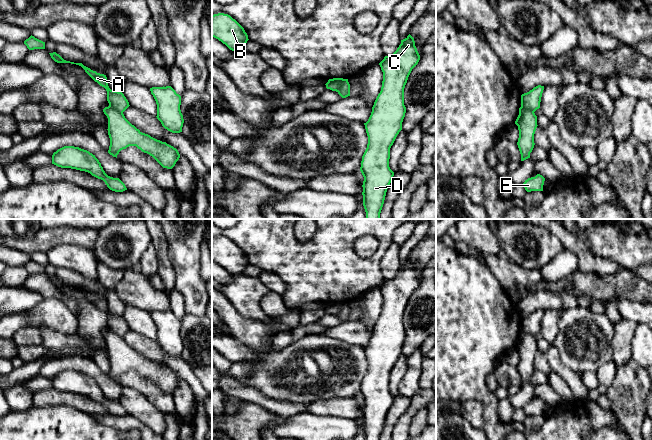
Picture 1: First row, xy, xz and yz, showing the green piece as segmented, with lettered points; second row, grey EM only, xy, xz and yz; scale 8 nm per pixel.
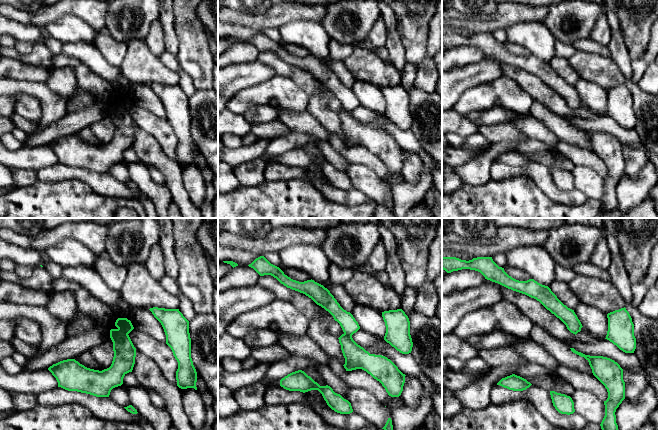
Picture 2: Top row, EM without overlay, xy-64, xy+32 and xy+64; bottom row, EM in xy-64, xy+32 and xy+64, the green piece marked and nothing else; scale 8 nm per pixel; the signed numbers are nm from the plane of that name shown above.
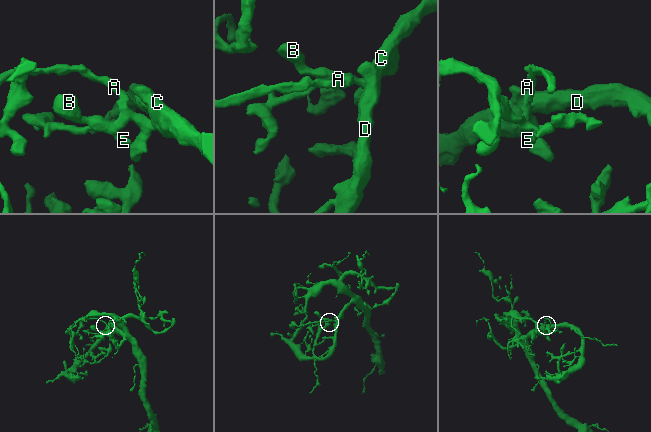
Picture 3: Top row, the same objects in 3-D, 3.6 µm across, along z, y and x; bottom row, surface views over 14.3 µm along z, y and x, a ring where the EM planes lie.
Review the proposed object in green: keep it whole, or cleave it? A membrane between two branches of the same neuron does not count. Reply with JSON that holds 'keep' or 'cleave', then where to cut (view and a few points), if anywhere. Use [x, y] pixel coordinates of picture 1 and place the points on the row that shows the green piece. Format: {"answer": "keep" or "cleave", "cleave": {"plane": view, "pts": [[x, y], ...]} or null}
{"answer": "cleave", "cleave": {"plane": "xy", "pts": [[109, 105], [122, 112]]}}

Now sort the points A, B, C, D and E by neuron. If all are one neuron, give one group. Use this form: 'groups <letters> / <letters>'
groups A / B C D E

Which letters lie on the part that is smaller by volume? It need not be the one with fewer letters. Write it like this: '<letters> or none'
A

